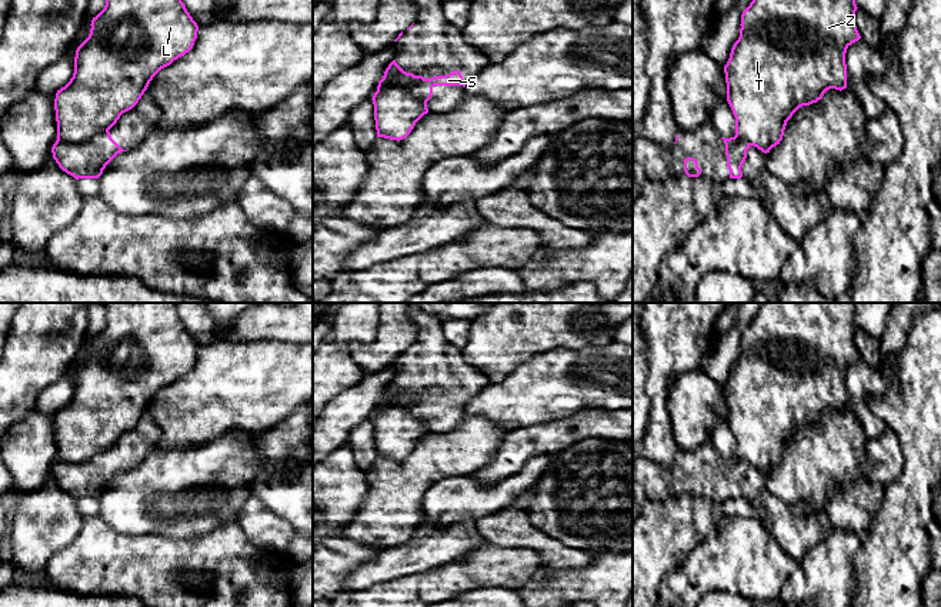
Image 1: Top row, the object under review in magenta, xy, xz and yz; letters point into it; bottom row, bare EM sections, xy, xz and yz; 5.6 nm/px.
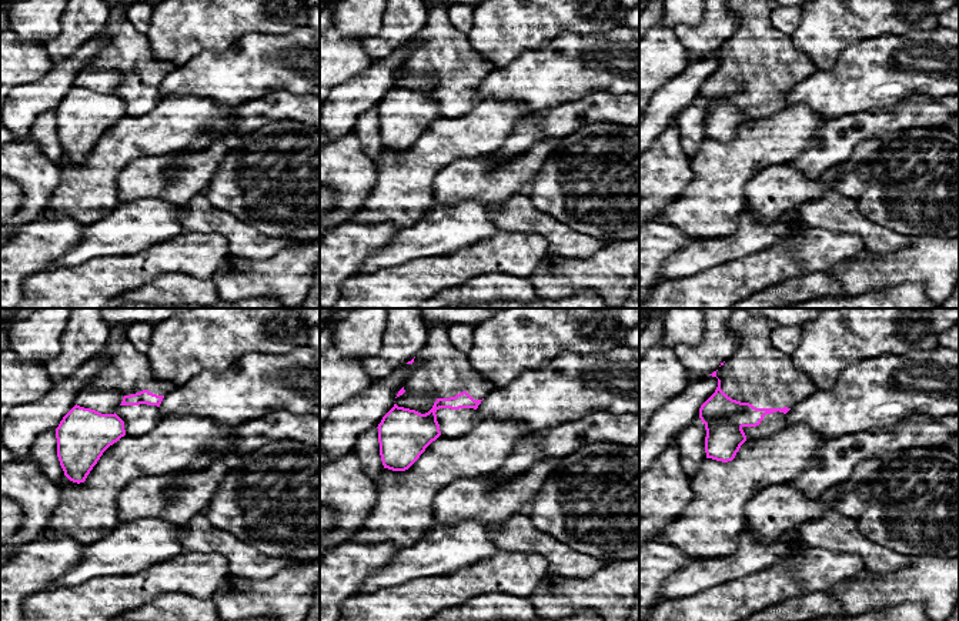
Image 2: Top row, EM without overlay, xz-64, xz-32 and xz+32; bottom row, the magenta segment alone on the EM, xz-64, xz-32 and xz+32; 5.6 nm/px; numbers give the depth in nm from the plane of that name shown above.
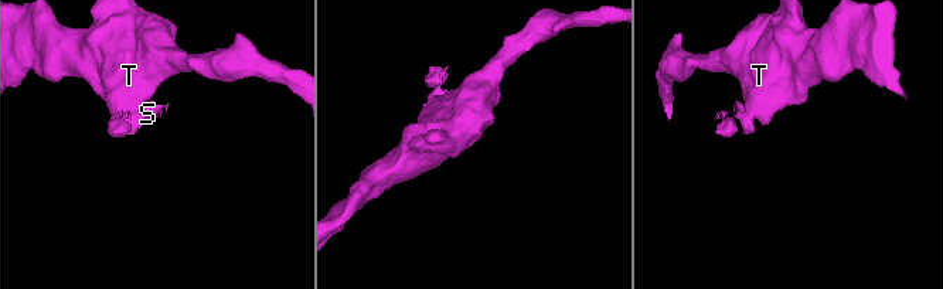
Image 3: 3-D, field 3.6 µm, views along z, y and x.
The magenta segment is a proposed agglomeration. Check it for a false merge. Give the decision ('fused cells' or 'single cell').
fused cells

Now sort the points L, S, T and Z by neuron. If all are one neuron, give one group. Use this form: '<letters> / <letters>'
L T Z / S

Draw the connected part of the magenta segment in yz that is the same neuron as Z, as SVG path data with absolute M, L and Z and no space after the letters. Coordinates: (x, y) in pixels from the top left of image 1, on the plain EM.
M763 303L754 316L750 326L741 334L740 357L734 363L730 378L724 386L725 403L727 403L727 421L735 437L735 456L745 460L750 466L757 467L763 473L770 473L773 467L780 464L784 456L787 441L802 426L810 426L822 418L824 413L830 408L844 410L847 408L847 368L861 358L854 336L857 331L854 318L852 303Z

